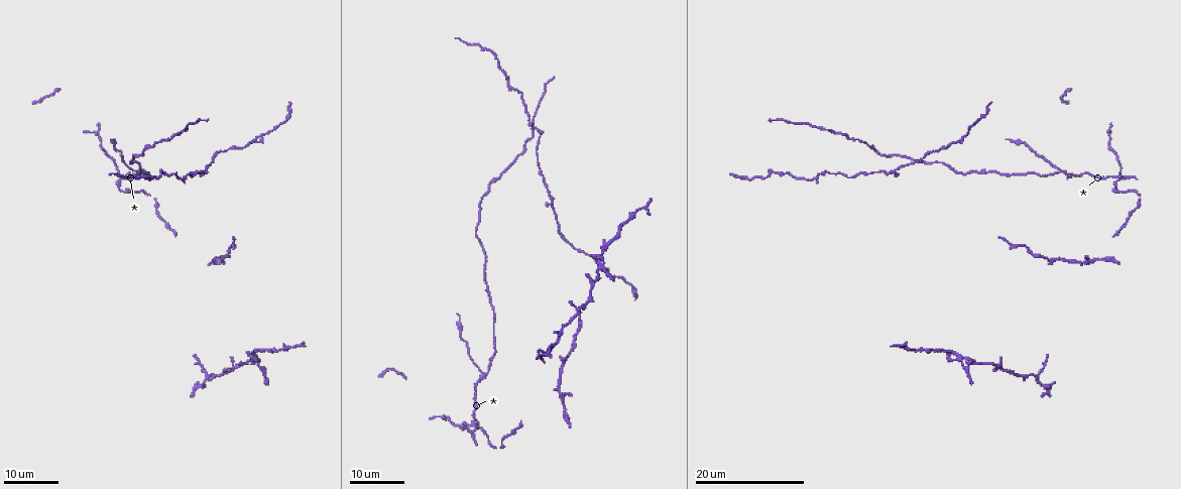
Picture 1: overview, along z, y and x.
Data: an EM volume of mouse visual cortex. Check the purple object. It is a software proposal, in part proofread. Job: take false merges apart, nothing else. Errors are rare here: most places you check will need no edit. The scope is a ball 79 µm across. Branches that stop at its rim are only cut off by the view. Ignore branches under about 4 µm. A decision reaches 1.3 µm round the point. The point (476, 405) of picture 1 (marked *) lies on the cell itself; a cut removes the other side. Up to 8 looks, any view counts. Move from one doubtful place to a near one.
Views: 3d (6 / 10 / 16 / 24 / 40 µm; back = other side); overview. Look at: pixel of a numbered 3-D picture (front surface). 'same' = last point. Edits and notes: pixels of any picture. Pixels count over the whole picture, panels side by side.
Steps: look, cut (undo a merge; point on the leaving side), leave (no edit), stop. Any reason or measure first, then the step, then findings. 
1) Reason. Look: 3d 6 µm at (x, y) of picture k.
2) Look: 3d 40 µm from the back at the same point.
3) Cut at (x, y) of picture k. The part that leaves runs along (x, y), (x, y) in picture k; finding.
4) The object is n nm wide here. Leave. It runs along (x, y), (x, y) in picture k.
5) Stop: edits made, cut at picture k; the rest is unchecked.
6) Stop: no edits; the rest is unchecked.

Sharp bend. Look: 3d 16 µm at (847, 135) of picture 1.

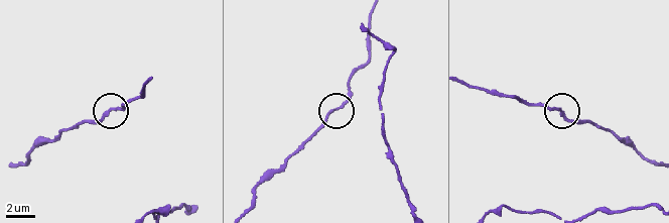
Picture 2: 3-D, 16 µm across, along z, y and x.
Look: 3d 10 µm at (108, 112) of picture 2.

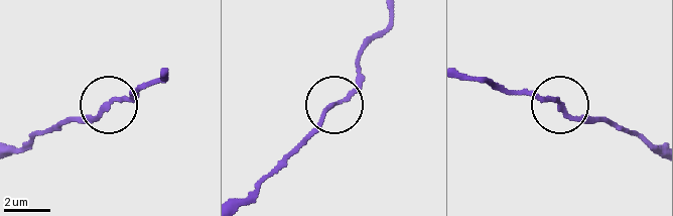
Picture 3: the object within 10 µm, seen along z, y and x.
Leave. It runs along (244, 200), (349, 90), (360, 58) in picture 3; all the same cell.

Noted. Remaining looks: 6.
Four-way junction. Look: 3d 16 µm at (960, 355) of picture 1.

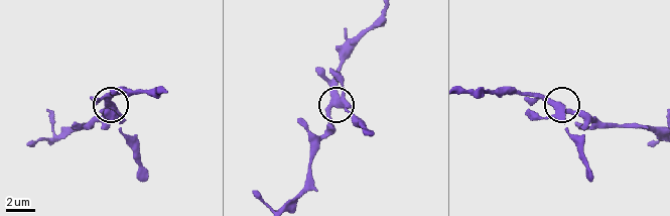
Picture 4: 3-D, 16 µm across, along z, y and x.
Closer look. Look: 3d 6 µm at (337, 99) of picture 4.

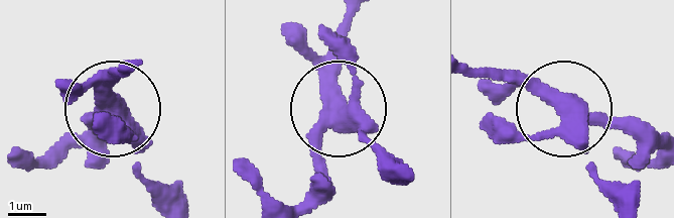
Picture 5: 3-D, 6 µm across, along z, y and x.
The side arm is 6 µm long; 4 arms meet here. Leave. Continuous, no second cell.

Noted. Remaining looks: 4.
Side arm on a straight run. Look: 3d 24 µm at (776, 172) of picture 1.

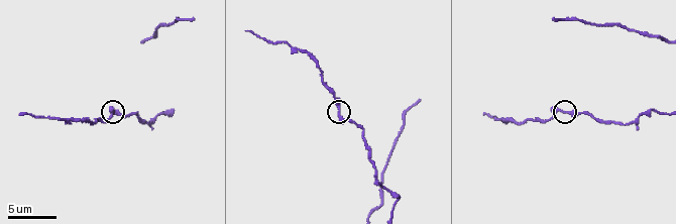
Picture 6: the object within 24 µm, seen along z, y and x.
Look: 3d 10 µm at (564, 113) of picture 6.

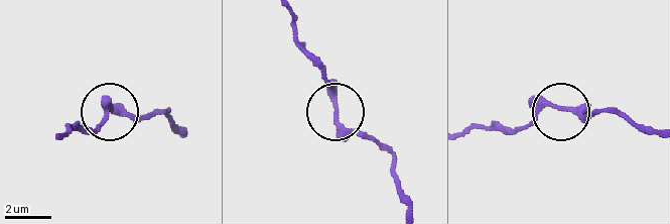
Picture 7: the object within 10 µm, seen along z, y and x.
Leave. All the same cell.

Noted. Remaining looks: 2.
Small branch off a trunk. Look: 3d 24 µm at (1068, 173) of picture 1.

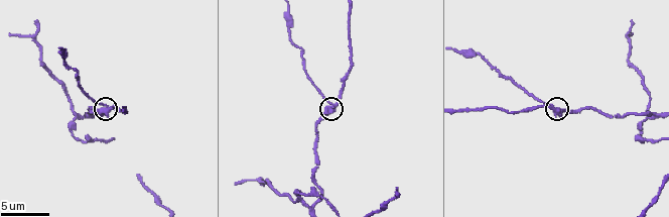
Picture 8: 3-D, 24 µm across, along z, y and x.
Look: 3d 10 µm at (552, 110) of picture 8.

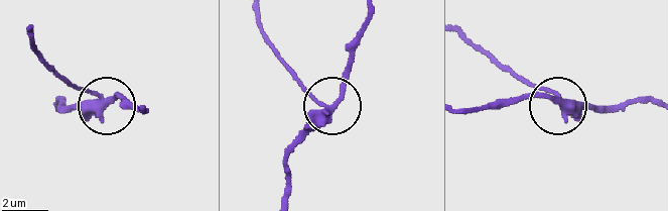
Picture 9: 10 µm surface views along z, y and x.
3 arms meet here. Cut at (76, 88) of picture 9. The part that leaves runs along (98, 105), (36, 50), (30, 33) in picture 9; a second cell is stuck on.

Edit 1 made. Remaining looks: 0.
Stop: edits made, cut at picture 9; the rest is unchecked.

